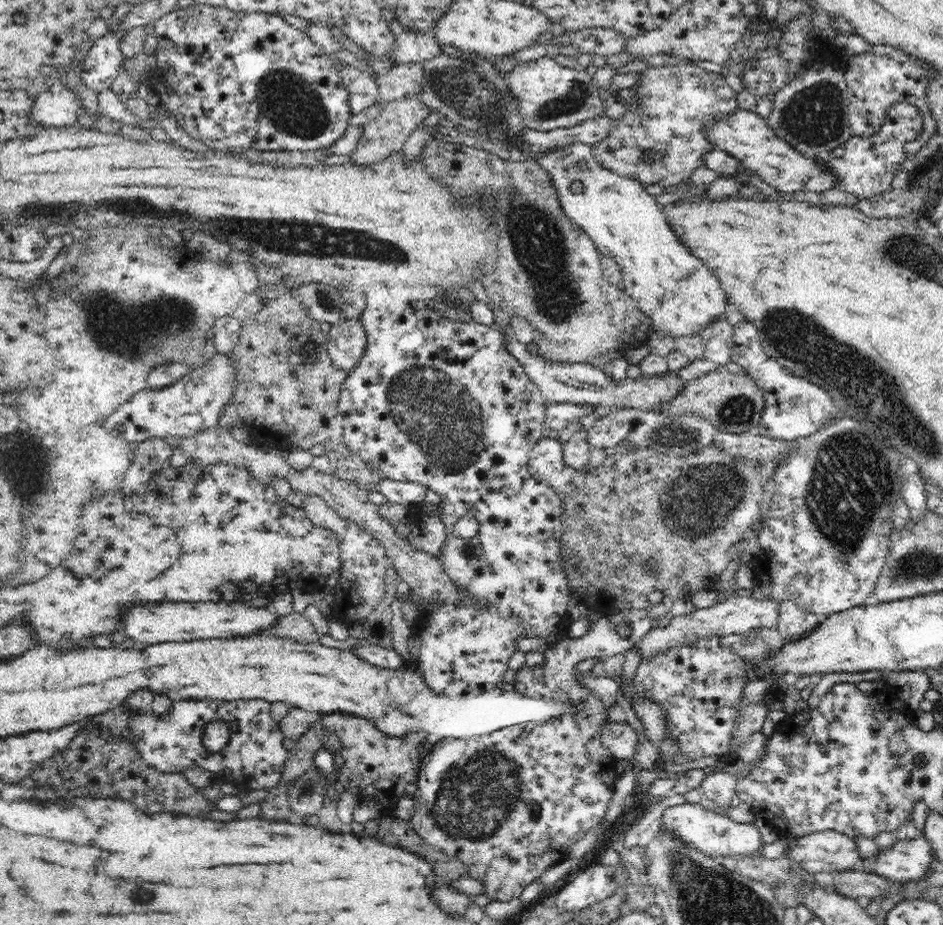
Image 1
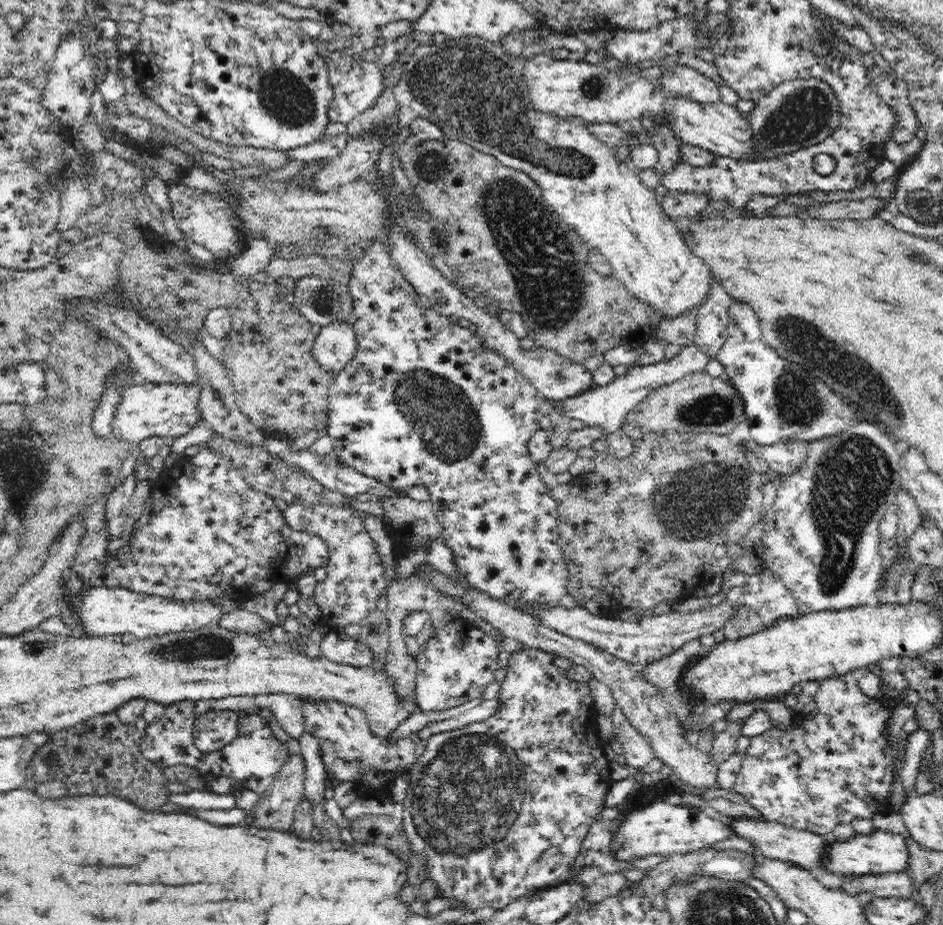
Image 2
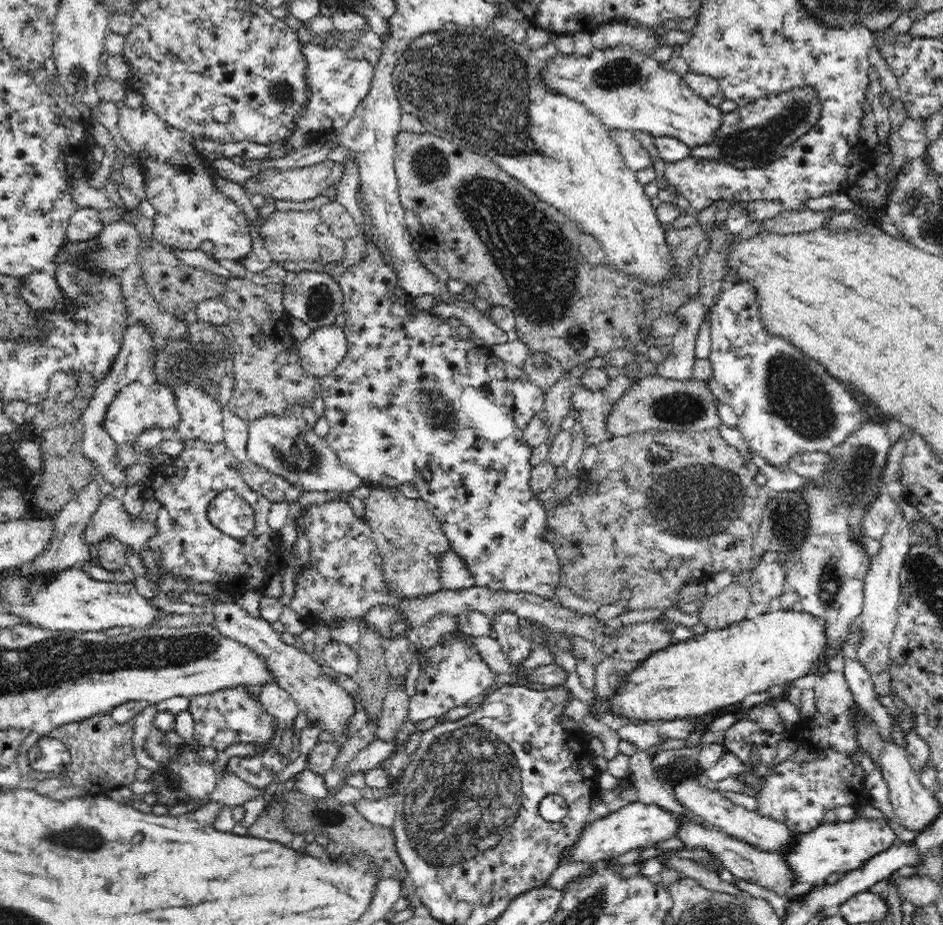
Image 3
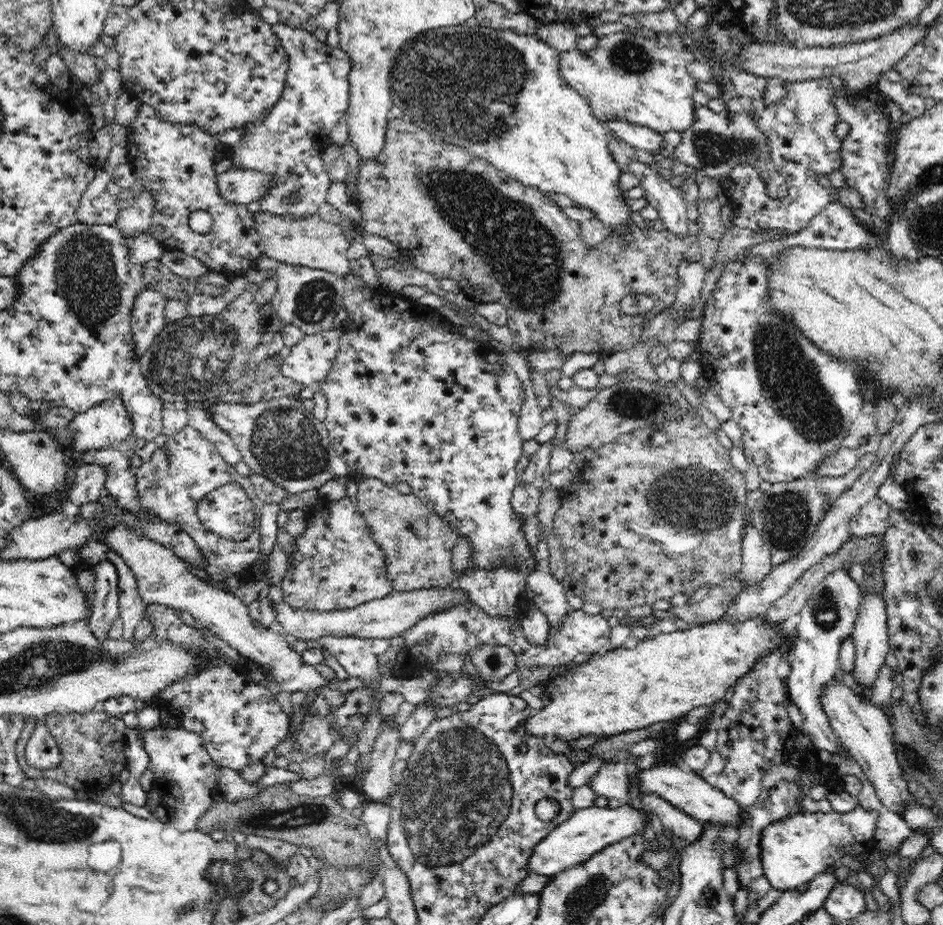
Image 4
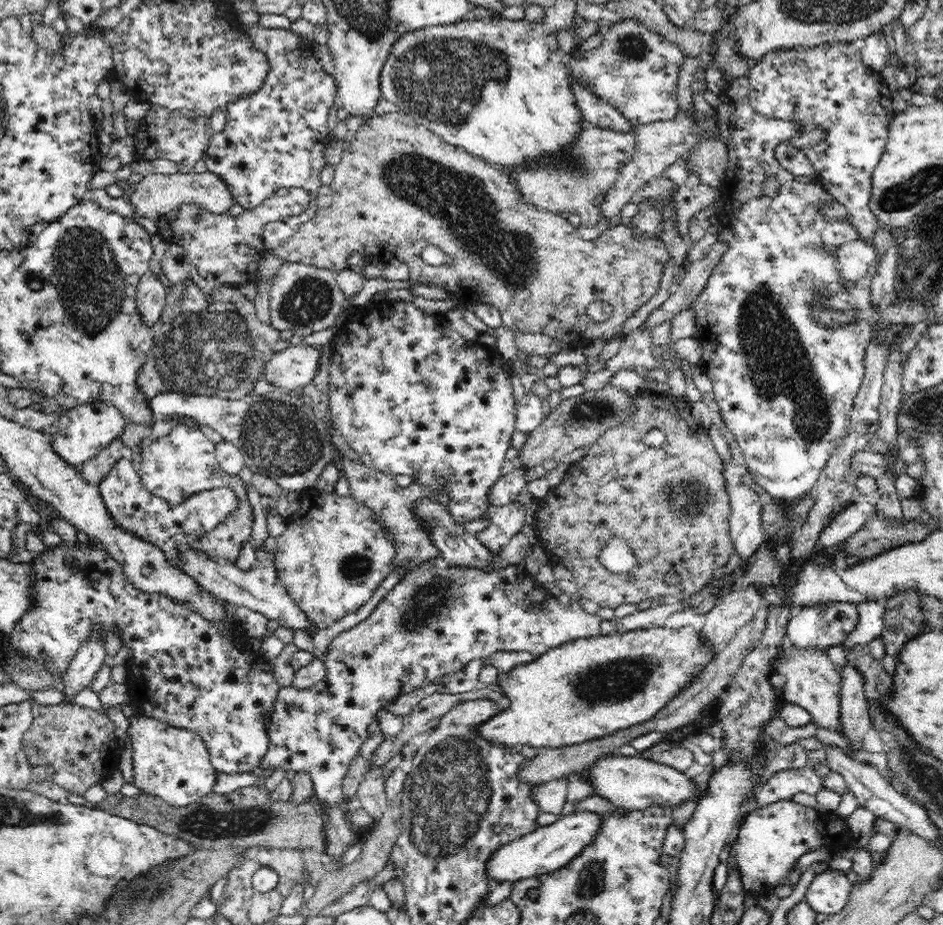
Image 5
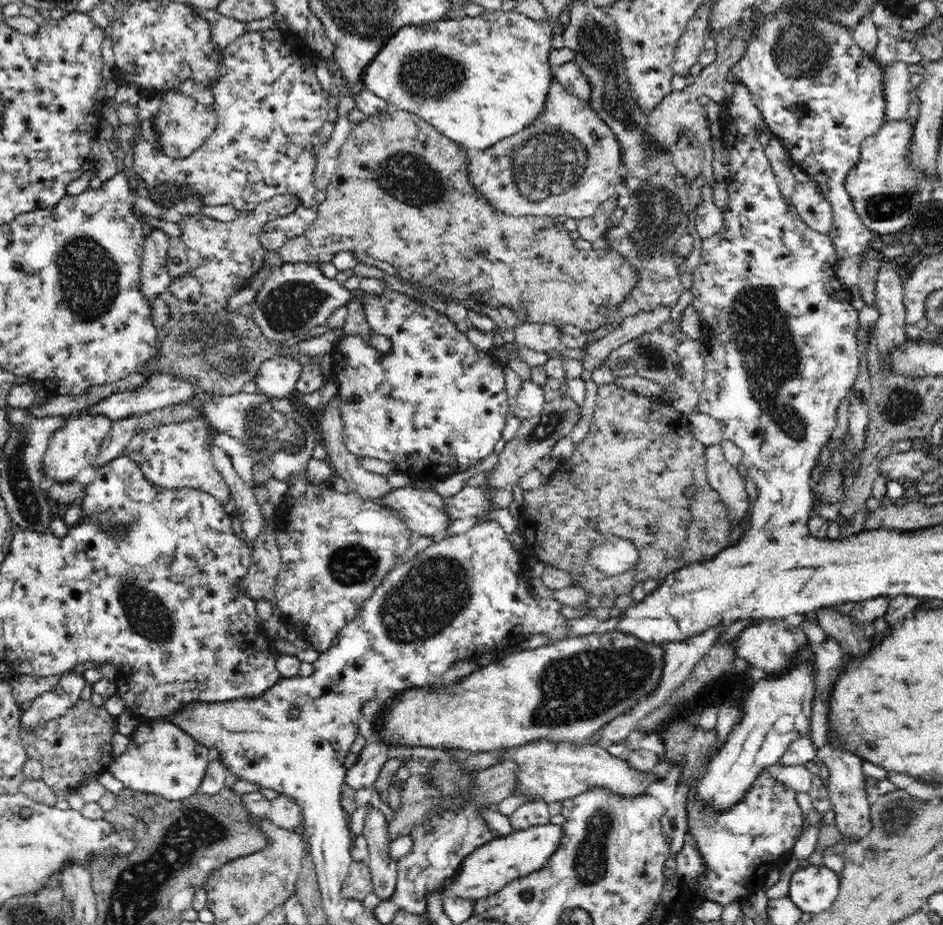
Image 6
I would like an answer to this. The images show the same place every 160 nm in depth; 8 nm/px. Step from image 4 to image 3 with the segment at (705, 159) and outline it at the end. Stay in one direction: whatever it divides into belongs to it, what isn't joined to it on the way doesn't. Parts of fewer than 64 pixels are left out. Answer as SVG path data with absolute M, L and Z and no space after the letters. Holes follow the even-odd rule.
M794 86L782 92L760 96L750 104L726 113L724 124L718 131L719 139L709 147L693 148L693 154L700 158L707 156L727 161L740 169L762 168L782 158L789 146L816 129L822 114L821 96L813 86Z

